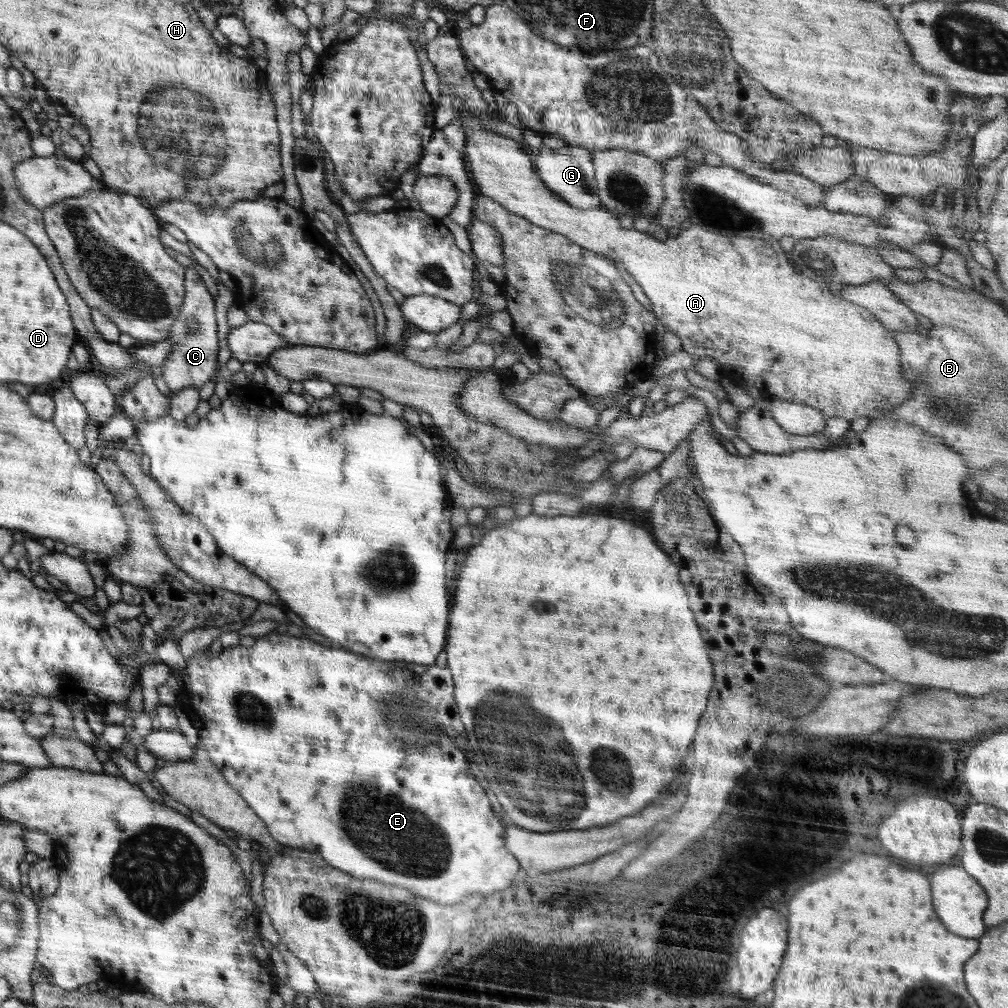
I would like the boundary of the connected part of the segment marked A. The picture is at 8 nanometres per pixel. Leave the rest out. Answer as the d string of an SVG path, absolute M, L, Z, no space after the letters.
M466 111L454 119L461 120L465 130L466 142L462 149L478 195L493 198L537 228L562 234L570 242L602 254L616 266L620 264L638 282L665 330L680 338L682 351L697 359L716 360L722 369L734 372L747 386L758 388L764 399L779 398L818 409L826 419L844 417L855 425L869 421L882 408L900 404L910 396L912 384L904 378L893 331L882 326L869 310L844 301L841 296L833 296L830 286L800 273L775 239L728 237L693 225L676 238L664 241L634 228L626 230L620 226L619 216L604 206L588 210L570 206L541 181L534 170L532 155L521 144L507 135L485 129L478 115Z

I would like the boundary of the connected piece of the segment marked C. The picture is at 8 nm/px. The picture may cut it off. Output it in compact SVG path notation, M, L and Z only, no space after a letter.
M185 268L185 294L184 301L182 301L182 307L179 315L176 317L174 324L169 328L169 336L166 339L173 342L173 351L170 356L166 357L164 365L160 367L164 382L168 384L168 388L172 390L173 394L186 388L186 386L195 386L200 388L203 384L206 384L210 379L214 379L220 375L220 367L218 367L218 351L219 340L217 333L217 320L215 317L215 298L212 297L206 289L206 284L202 280L200 273L192 268Z

